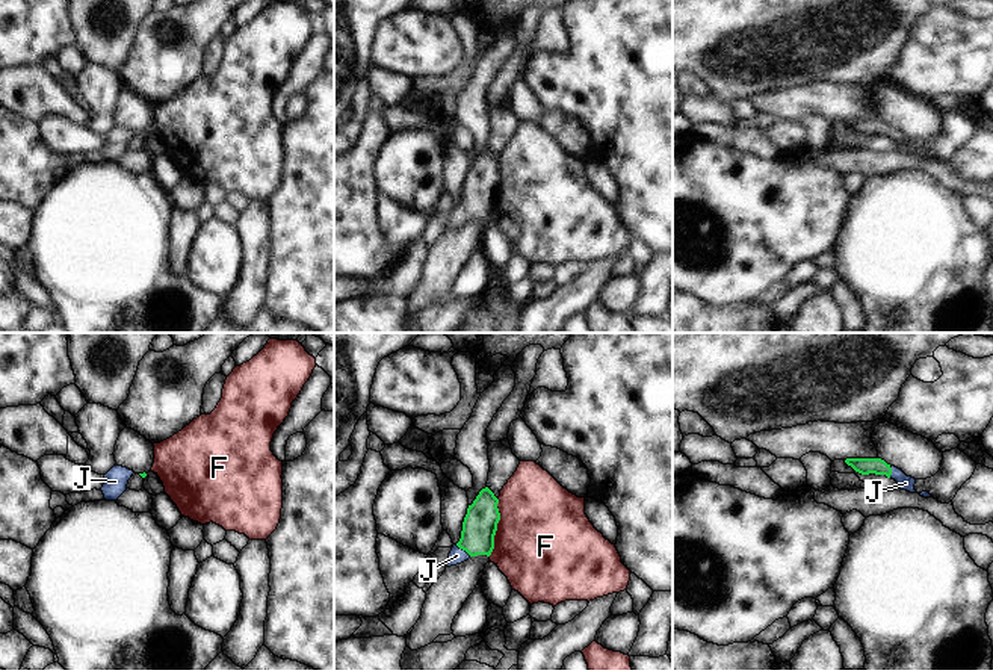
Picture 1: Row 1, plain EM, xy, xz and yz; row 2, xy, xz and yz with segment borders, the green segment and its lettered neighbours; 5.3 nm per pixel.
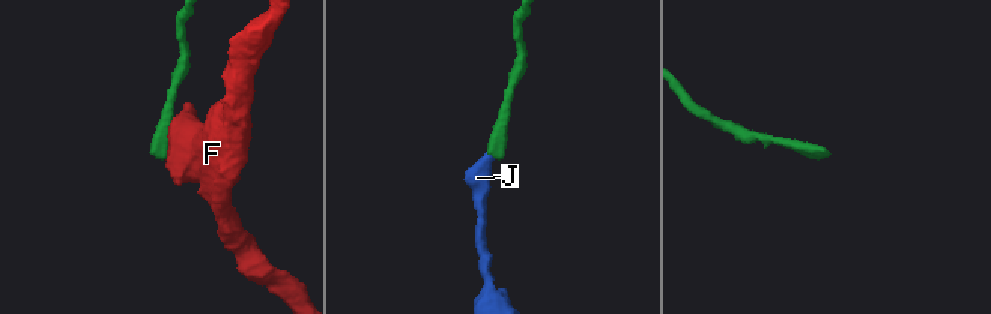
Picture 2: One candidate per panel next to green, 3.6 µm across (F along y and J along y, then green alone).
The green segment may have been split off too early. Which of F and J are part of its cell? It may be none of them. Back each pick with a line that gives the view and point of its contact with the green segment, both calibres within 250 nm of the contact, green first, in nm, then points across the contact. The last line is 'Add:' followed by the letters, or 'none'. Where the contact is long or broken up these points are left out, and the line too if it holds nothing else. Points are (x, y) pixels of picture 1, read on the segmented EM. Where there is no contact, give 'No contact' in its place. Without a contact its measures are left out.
J: Touches green at xz (463, 549). Thickness 180 nm (green) against 90 nm. Path across: xz (479, 525), (478, 534), (463, 549), (457, 555)
Add: J.

